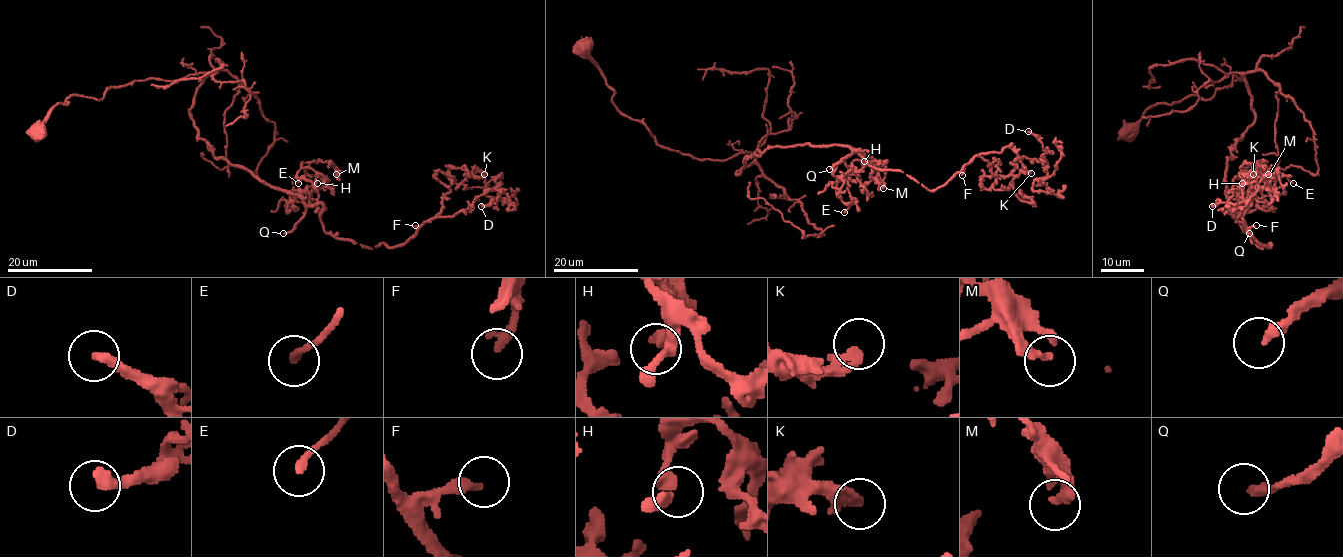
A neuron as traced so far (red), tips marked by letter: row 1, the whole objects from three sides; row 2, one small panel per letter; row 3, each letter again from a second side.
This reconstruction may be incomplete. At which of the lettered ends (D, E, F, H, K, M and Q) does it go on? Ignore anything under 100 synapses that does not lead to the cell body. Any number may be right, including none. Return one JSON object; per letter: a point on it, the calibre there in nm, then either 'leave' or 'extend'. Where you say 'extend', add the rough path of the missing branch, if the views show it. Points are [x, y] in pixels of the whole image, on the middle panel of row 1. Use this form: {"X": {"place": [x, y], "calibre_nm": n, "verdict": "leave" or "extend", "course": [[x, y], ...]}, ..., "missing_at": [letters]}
{"D": {"place": [1028, 131], "calibre_nm": 320, "verdict": "leave"}, "E": {"place": [844, 212], "calibre_nm": 180, "verdict": "leave"}, "F": {"place": [962, 175], "calibre_nm": 280, "verdict": "leave"}, "H": {"place": [864, 161], "calibre_nm": 360, "verdict": "leave"}, "K": {"place": [1031, 173], "calibre_nm": 320, "verdict": "leave"}, "M": {"place": [883, 188], "calibre_nm": 240, "verdict": "leave"}, "Q": {"place": [829, 169], "calibre_nm": 280, "verdict": "extend", "course": [[829, 169], [821, 176], [813, 170], [811, 159], [805, 174], [790, 171], [784, 185], [787, 197], [797, 206]]}, "missing_at": ["Q"]}

